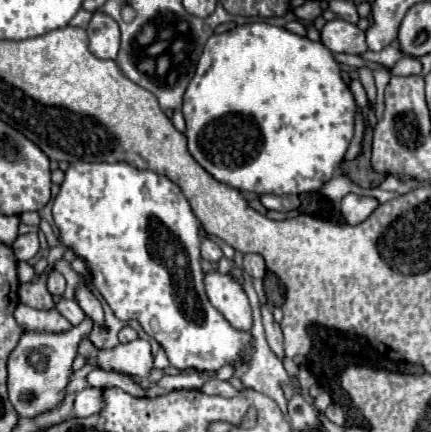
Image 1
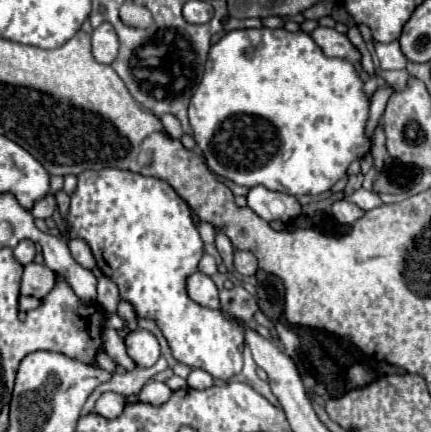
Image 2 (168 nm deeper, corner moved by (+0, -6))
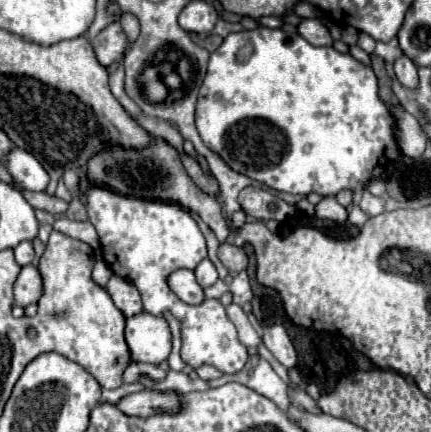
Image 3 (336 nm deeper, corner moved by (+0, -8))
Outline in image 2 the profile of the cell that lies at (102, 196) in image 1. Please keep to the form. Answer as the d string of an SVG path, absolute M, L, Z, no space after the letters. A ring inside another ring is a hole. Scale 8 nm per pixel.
M118 168L84 170L78 174L76 190L70 194L70 210L66 222L68 236L84 240L90 246L98 268L102 272L106 270L106 276L118 286L120 300L130 302L138 318L150 318L156 322L168 340L172 356L180 364L186 364L190 368L204 368L208 374L222 382L228 382L242 370L242 328L230 324L218 310L204 308L188 296L186 280L198 270L204 244L200 240L198 228L194 226L188 204L174 192L170 184Z

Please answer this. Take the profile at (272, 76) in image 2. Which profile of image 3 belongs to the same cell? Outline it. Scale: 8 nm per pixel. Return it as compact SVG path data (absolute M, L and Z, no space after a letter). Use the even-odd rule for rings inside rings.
M254 28L254 30L242 30L228 34L220 48L210 54L208 62L208 74L202 82L198 104L196 104L196 128L204 140L204 144L214 150L232 170L258 180L266 184L268 188L280 190L280 192L290 192L290 194L300 194L306 196L310 192L316 192L320 196L336 196L340 190L358 190L358 188L368 188L370 180L374 178L384 178L382 172L386 170L386 162L390 156L400 154L398 140L396 140L396 130L398 130L398 120L392 116L392 108L378 96L378 78L372 72L370 66L358 62L350 54L340 54L332 46L322 46L316 48L308 44L300 34L286 34L284 30L272 30L272 28Z

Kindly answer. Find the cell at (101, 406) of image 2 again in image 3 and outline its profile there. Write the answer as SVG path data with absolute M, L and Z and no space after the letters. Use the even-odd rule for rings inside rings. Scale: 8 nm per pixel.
M142 390L118 402L118 408L128 416L176 414L182 410L182 392L178 390Z

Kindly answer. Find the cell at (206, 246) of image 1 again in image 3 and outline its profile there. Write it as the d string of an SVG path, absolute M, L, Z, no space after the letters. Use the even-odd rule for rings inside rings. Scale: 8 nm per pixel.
M204 258L204 260L196 266L194 274L196 274L196 280L198 280L198 284L200 284L202 288L208 288L208 286L212 286L212 284L218 280L218 272L216 272L214 264L212 264L208 258Z

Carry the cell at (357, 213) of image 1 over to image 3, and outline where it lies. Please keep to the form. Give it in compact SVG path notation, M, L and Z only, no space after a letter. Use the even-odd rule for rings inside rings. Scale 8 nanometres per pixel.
M322 198L316 206L314 206L314 216L316 218L328 218L334 222L346 222L348 220L348 212L344 206L340 206L336 202L336 198Z

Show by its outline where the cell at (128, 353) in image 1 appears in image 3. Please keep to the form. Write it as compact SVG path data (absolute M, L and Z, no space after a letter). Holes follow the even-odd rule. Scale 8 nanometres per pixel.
M140 312L126 320L124 336L134 362L160 364L170 356L172 334L164 316Z

